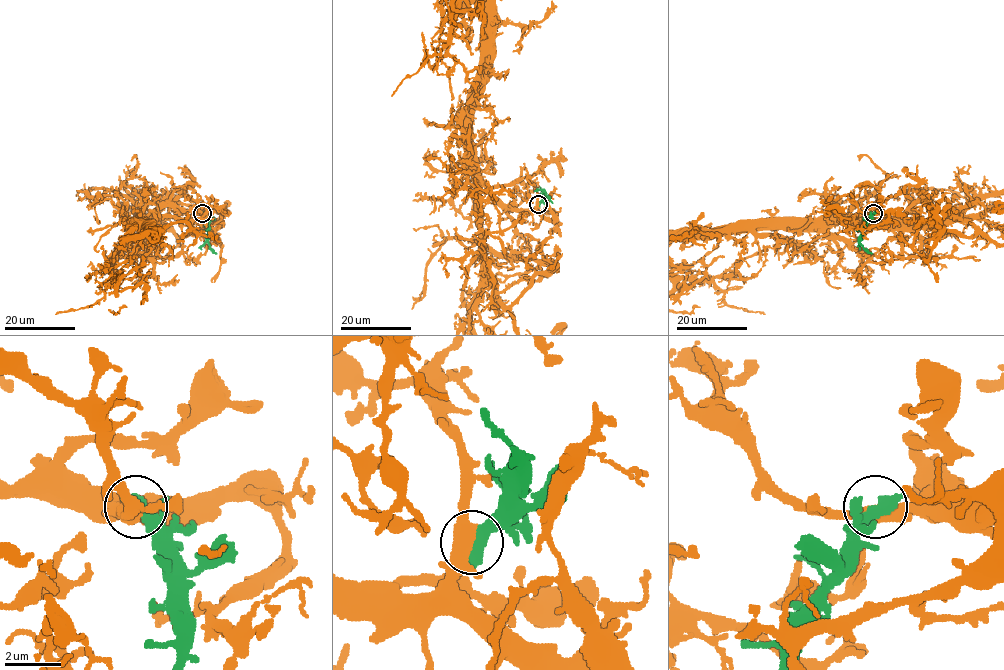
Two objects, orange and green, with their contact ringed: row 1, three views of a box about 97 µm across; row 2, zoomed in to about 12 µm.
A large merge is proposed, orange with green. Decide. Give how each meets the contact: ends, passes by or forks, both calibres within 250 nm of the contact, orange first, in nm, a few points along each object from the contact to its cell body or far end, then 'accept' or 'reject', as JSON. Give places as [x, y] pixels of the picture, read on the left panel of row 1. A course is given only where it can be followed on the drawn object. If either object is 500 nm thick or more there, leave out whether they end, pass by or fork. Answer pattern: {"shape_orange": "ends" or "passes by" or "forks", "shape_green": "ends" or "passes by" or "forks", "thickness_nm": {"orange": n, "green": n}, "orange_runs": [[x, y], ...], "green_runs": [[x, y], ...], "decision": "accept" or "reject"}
{"thickness_nm": {"orange": 400, "green": 500}, "green_runs": [[202, 213], [207, 243], [216, 253]], "decision": "reject"}

